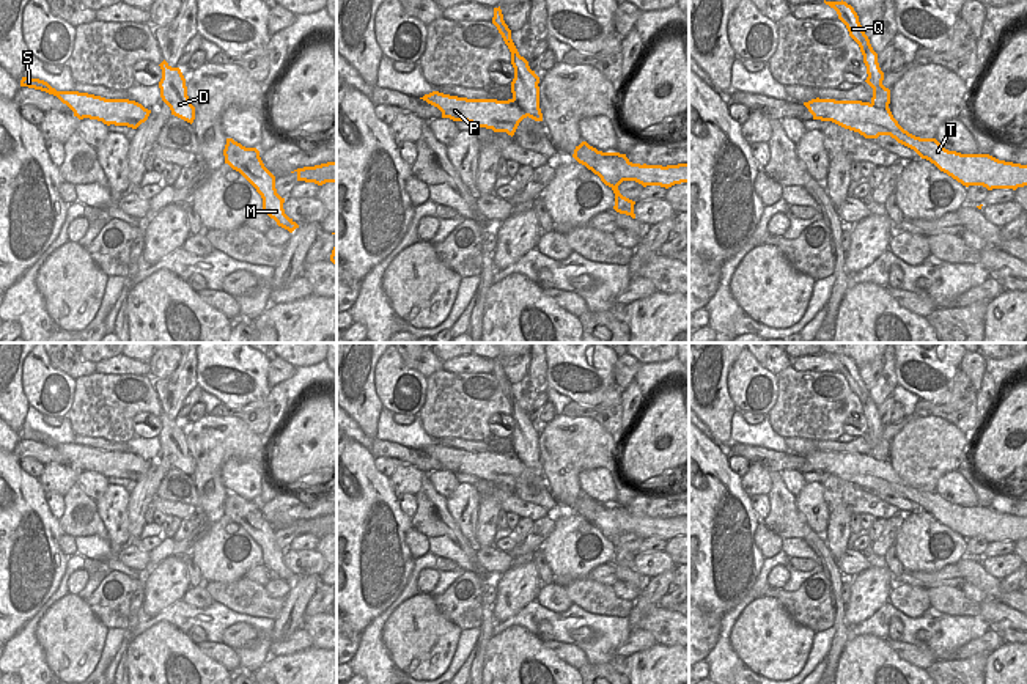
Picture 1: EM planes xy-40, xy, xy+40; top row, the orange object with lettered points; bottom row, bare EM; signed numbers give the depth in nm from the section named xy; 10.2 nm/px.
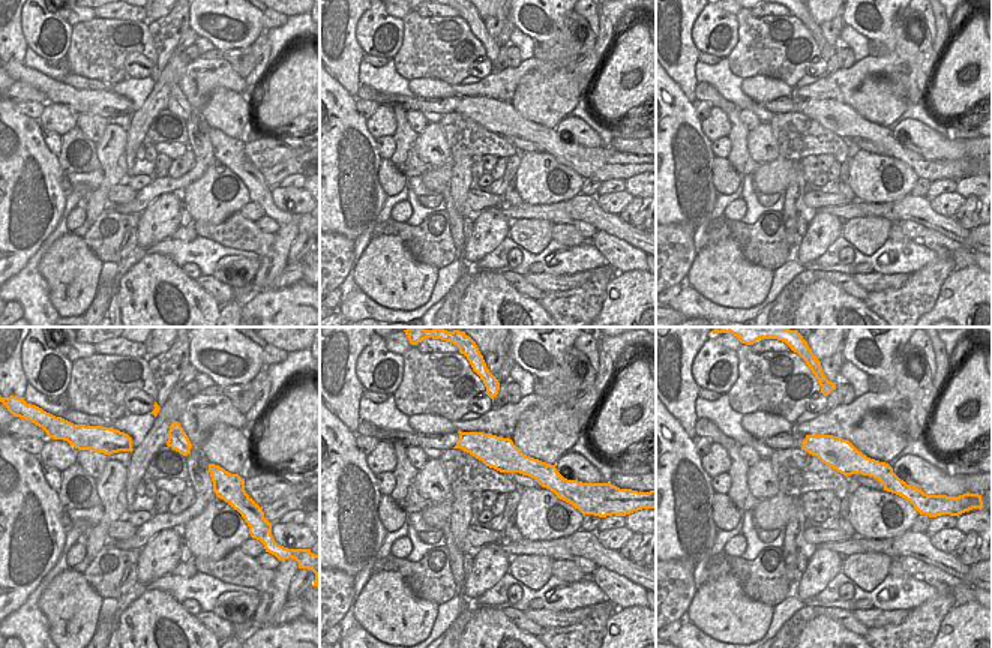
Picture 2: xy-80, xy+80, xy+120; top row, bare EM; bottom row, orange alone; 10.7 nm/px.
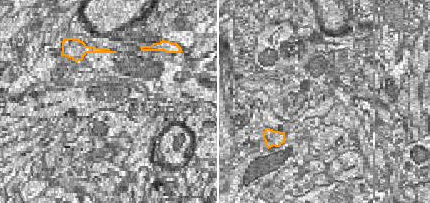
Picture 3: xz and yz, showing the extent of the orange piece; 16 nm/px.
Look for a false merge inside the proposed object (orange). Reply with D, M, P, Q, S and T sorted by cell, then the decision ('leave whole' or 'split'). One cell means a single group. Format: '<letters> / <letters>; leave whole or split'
D M Q / P S T; split

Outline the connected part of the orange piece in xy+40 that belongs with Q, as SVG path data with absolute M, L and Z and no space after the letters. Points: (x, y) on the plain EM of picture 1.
M826 354L838 366L838 371L846 377L849 388L859 396L867 418L867 436L873 440L871 456L878 461L889 461L890 442L882 437L884 425L878 415L878 406L873 403L868 388L862 382L859 368L846 354Z

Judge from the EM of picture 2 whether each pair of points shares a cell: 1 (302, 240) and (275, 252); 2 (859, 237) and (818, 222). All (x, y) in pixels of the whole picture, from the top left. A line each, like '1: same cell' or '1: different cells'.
1: different cells
2: different cells

